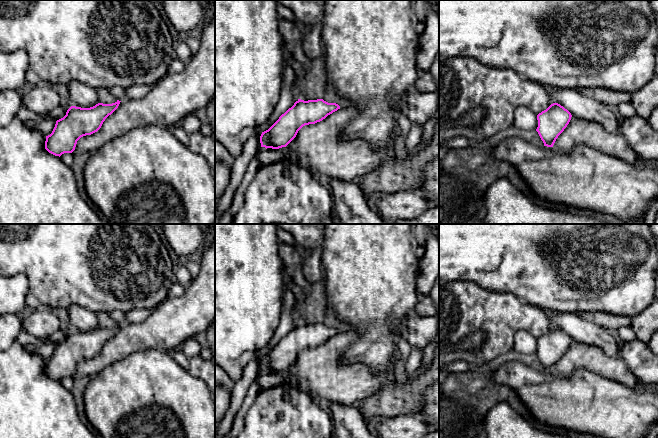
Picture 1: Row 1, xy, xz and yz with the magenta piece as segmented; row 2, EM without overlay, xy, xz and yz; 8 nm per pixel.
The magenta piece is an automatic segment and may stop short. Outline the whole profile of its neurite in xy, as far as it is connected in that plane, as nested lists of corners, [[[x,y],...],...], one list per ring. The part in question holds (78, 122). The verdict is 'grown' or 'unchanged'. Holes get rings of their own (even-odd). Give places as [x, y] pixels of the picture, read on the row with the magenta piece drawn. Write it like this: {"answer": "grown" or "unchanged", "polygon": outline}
{"answer": "grown", "polygon": [[[215,12],[208,25],[205,25],[200,32],[200,47],[197,53],[193,54],[182,72],[167,73],[151,90],[141,99],[117,100],[112,104],[98,103],[90,108],[71,106],[66,115],[57,120],[52,133],[46,136],[45,149],[55,155],[61,156],[64,153],[73,153],[74,156],[88,156],[100,149],[106,142],[120,137],[127,132],[150,125],[173,128],[181,124],[182,120],[189,114],[201,113],[207,104],[215,97]]]}

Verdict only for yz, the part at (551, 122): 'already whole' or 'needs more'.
needs more

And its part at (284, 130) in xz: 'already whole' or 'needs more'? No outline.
needs more

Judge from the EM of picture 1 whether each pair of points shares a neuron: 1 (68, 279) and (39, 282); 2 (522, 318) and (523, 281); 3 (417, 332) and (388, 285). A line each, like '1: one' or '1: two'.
1: one
2: two
3: two

